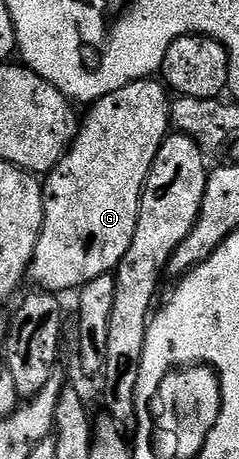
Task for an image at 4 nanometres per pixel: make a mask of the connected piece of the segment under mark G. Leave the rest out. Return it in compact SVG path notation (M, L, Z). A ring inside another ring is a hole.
M141 78L93 103L87 109L90 111L86 118L84 114L81 119L66 155L45 175L41 183L44 220L28 271L29 281L34 281L35 287L51 292L74 292L87 282L117 270L120 260L124 260L124 252L128 252L128 244L132 244L136 232L140 196L152 160L156 160L156 152L160 152L162 142L172 130L171 95L161 81L154 81L158 80Z

